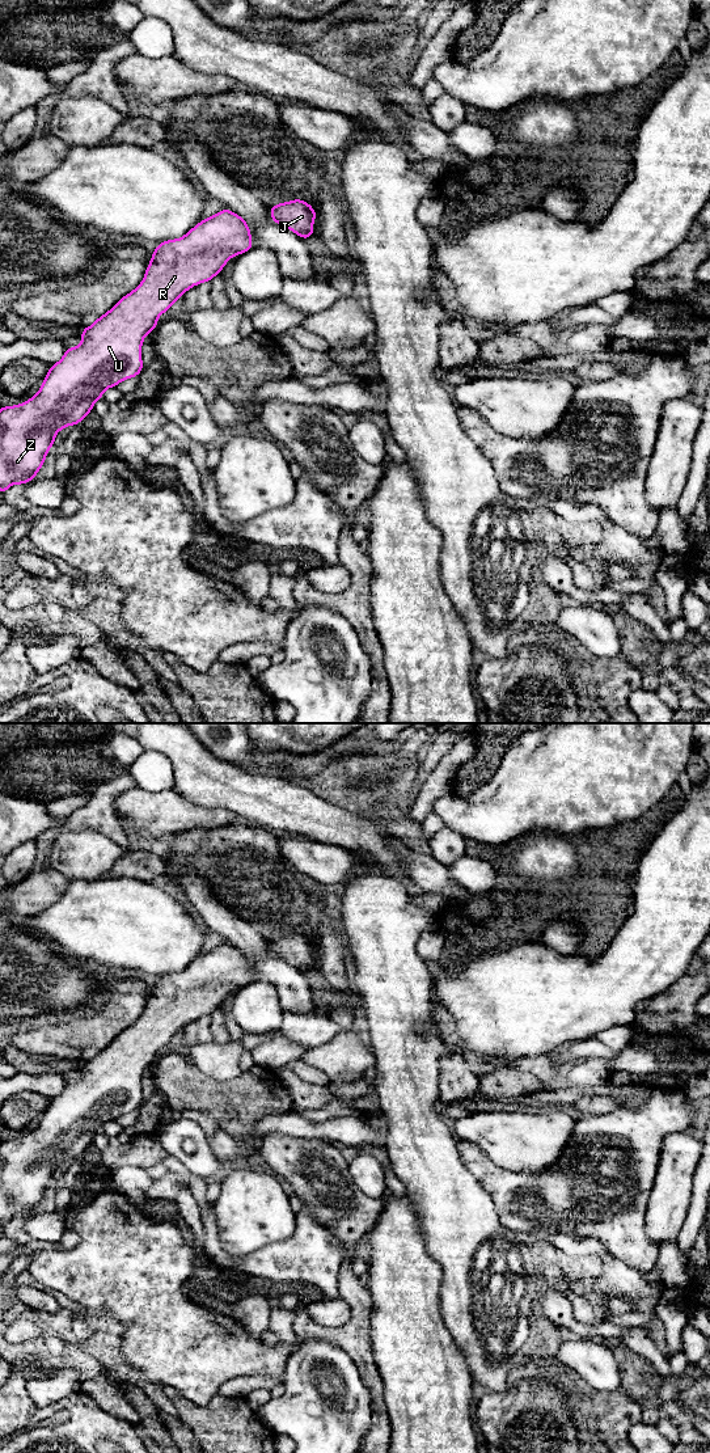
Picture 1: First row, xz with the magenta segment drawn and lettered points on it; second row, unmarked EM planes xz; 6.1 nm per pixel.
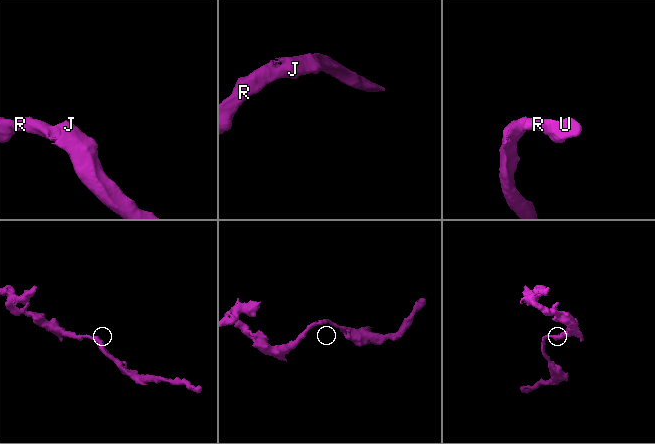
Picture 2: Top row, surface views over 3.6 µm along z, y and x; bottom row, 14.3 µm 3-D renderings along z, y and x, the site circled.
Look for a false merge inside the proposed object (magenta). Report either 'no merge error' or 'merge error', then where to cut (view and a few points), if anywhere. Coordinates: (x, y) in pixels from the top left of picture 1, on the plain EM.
no merge error; no cut

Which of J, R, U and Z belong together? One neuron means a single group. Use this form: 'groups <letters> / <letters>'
groups J R U Z

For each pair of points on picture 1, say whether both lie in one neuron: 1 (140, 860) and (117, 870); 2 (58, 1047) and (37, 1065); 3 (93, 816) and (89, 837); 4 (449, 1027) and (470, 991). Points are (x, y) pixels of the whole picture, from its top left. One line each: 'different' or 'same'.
1: same
2: different
3: different
4: different

